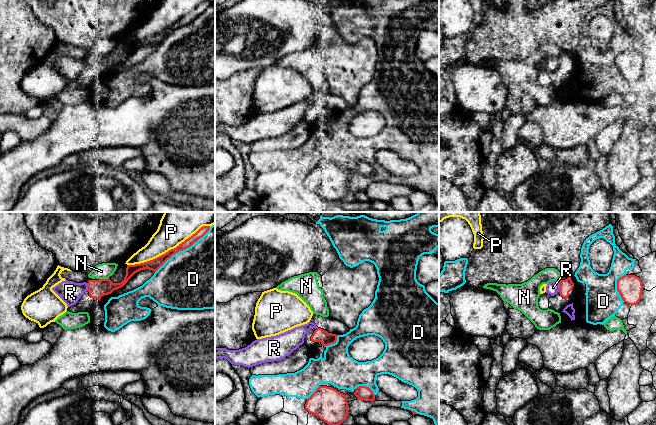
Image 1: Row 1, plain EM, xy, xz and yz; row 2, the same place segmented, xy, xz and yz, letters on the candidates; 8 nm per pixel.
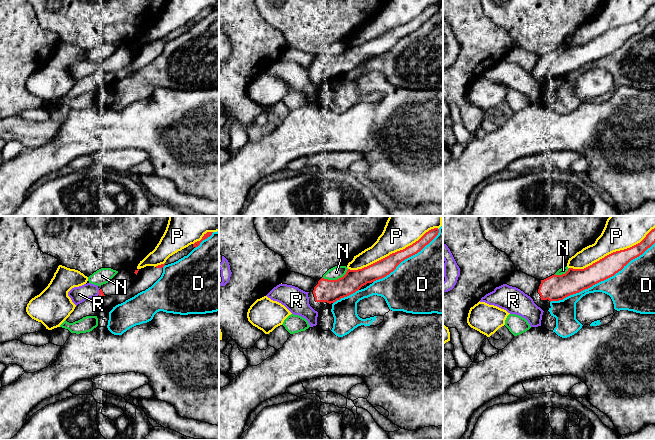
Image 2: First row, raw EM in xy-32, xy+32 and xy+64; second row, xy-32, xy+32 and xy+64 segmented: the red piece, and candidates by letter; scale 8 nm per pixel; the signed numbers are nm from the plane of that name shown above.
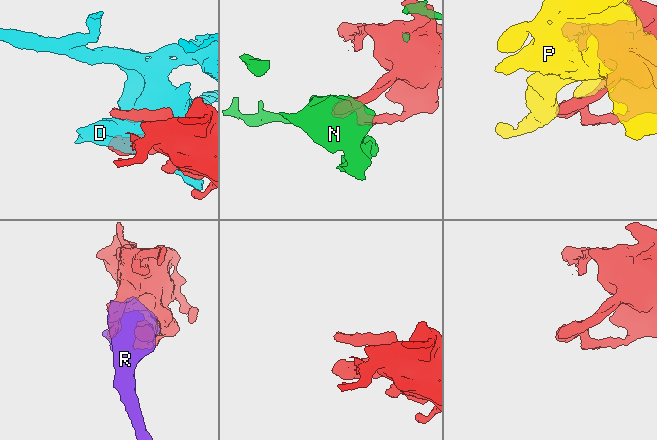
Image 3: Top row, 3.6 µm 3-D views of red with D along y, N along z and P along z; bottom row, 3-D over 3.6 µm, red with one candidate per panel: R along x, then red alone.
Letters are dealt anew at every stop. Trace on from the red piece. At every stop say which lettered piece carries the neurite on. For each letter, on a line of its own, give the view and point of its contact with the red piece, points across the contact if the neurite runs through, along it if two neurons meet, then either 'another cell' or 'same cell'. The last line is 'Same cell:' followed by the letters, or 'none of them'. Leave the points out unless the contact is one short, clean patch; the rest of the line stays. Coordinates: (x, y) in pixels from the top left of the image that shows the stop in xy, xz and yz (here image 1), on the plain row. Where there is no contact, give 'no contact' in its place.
D: xy (183, 25) | another cell
N: xy (103, 55) | another cell
P: xy (169, 26) | another cell
R: yz (560, 62) | another cell
Same cell: none of them

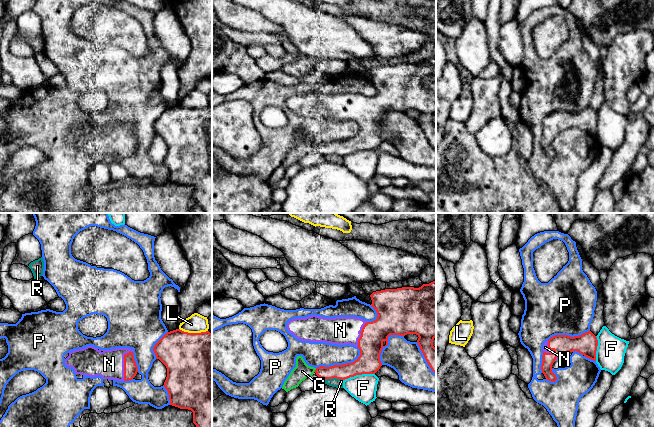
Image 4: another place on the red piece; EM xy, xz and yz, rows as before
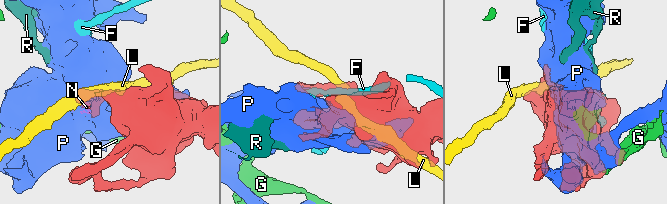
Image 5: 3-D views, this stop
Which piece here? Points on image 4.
F: xz (358, 150) | another cell
G: xz (315, 146) | same cell
L: xy (193, 109) | another cell
N: xy (124, 141) | same cell
P: xz (340, 141) | another cell
R: xz (333, 153) | another cell
Same cell: G, N

